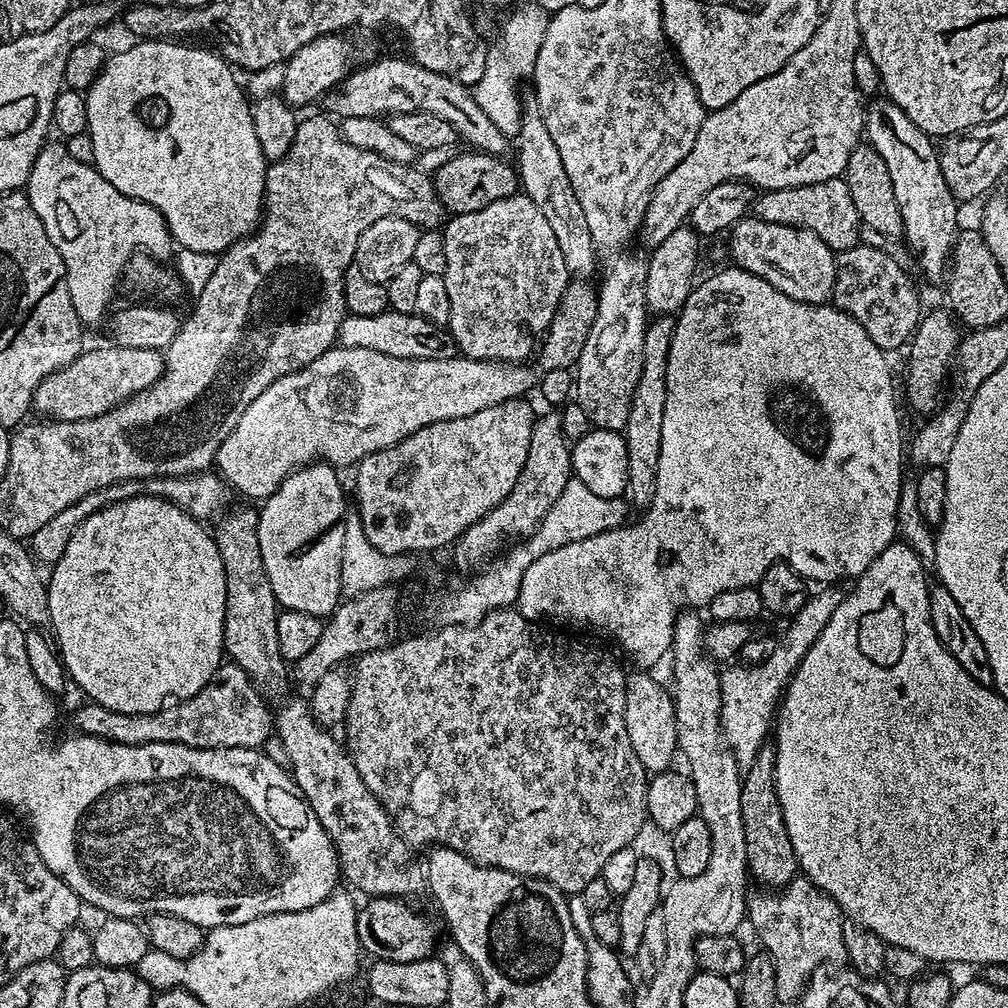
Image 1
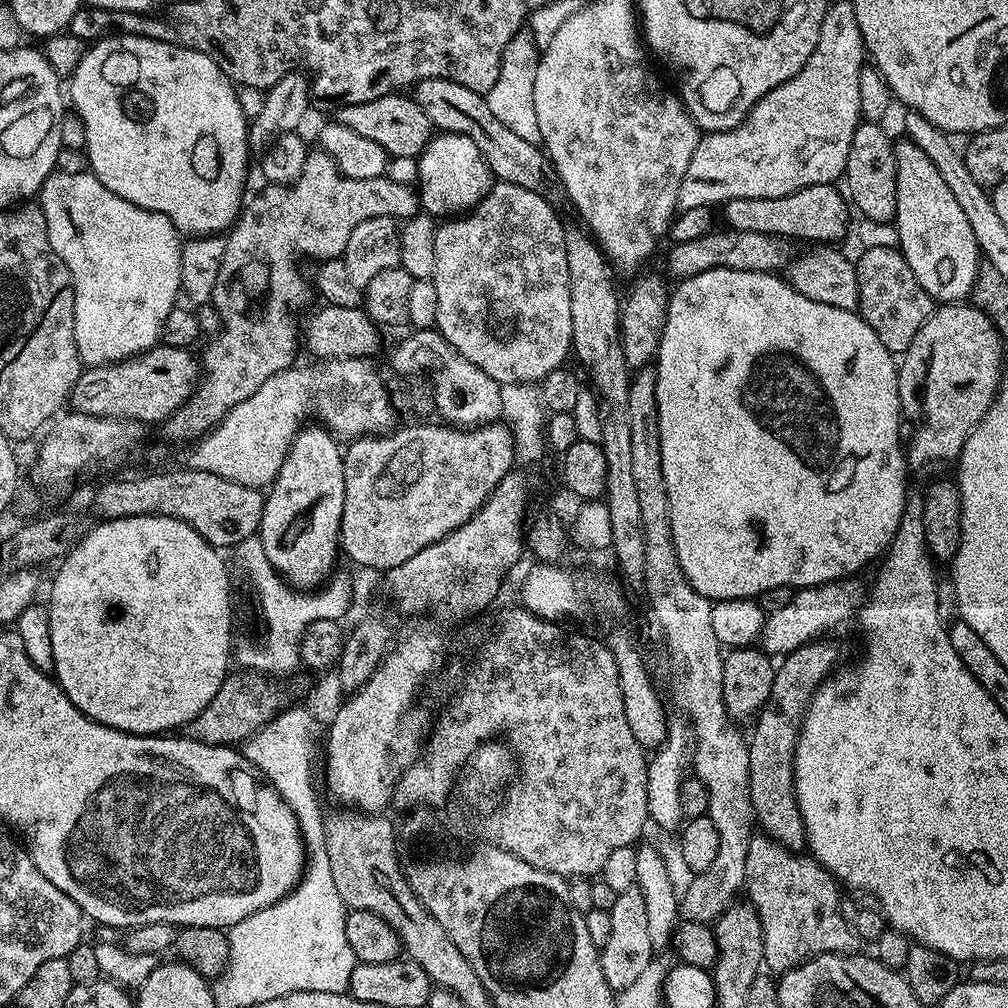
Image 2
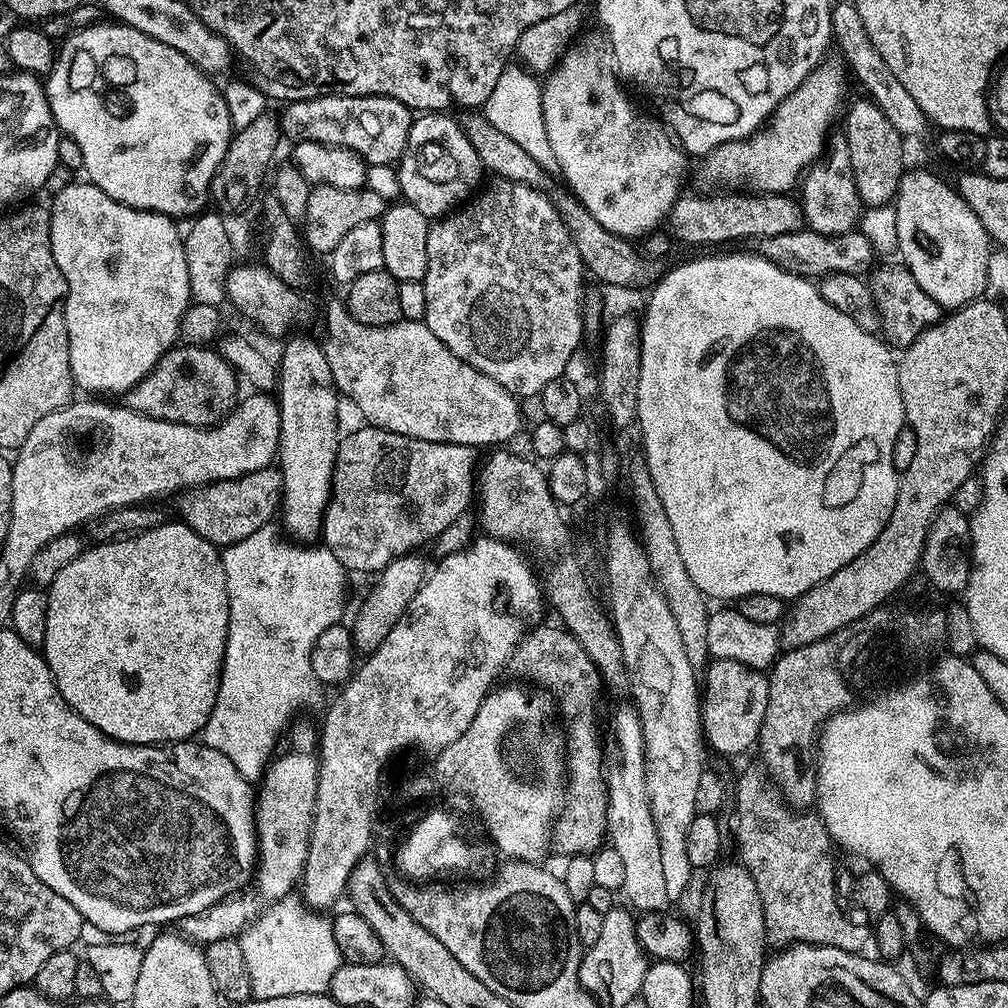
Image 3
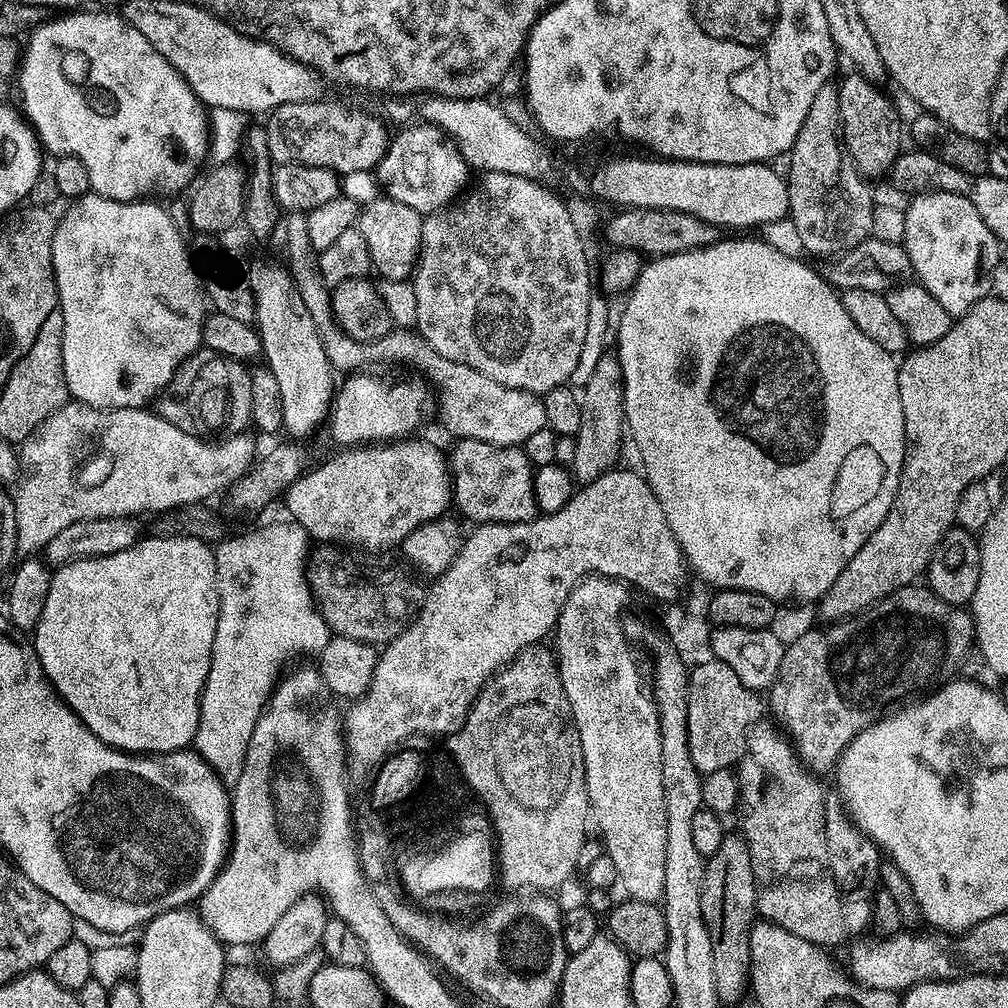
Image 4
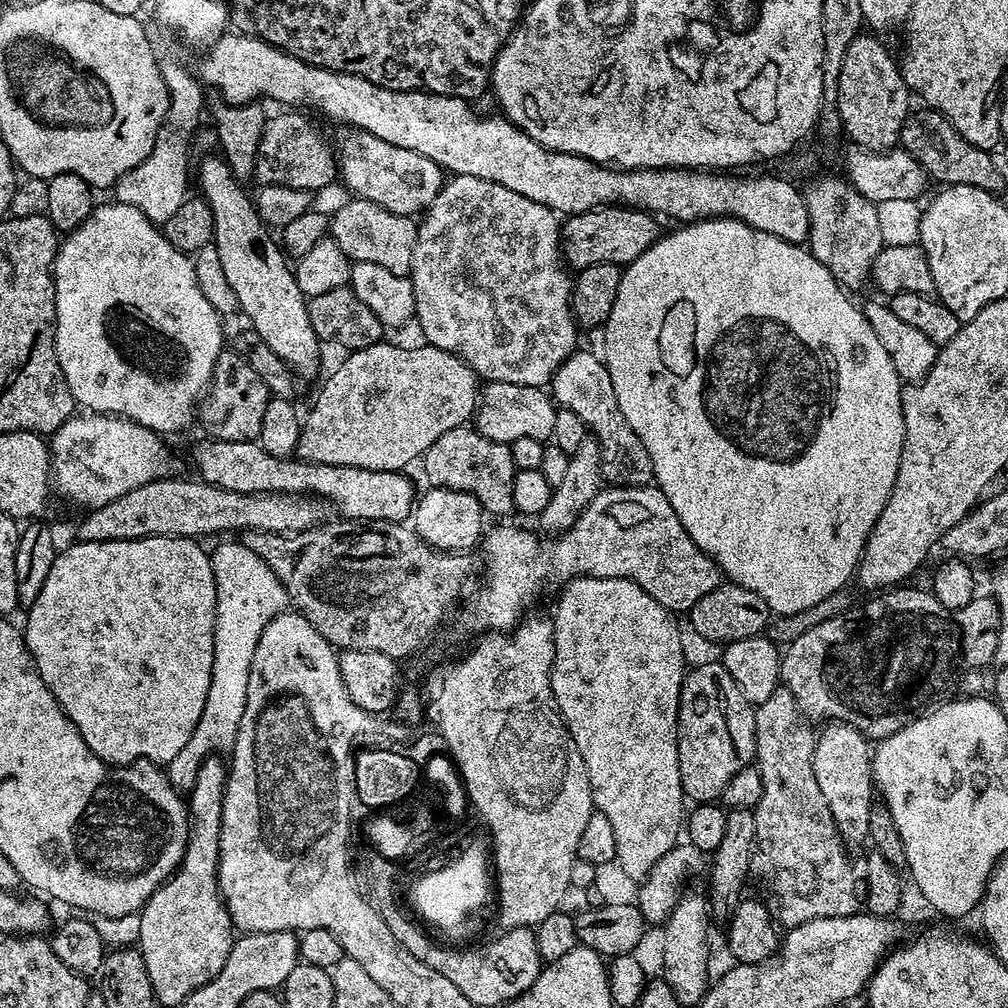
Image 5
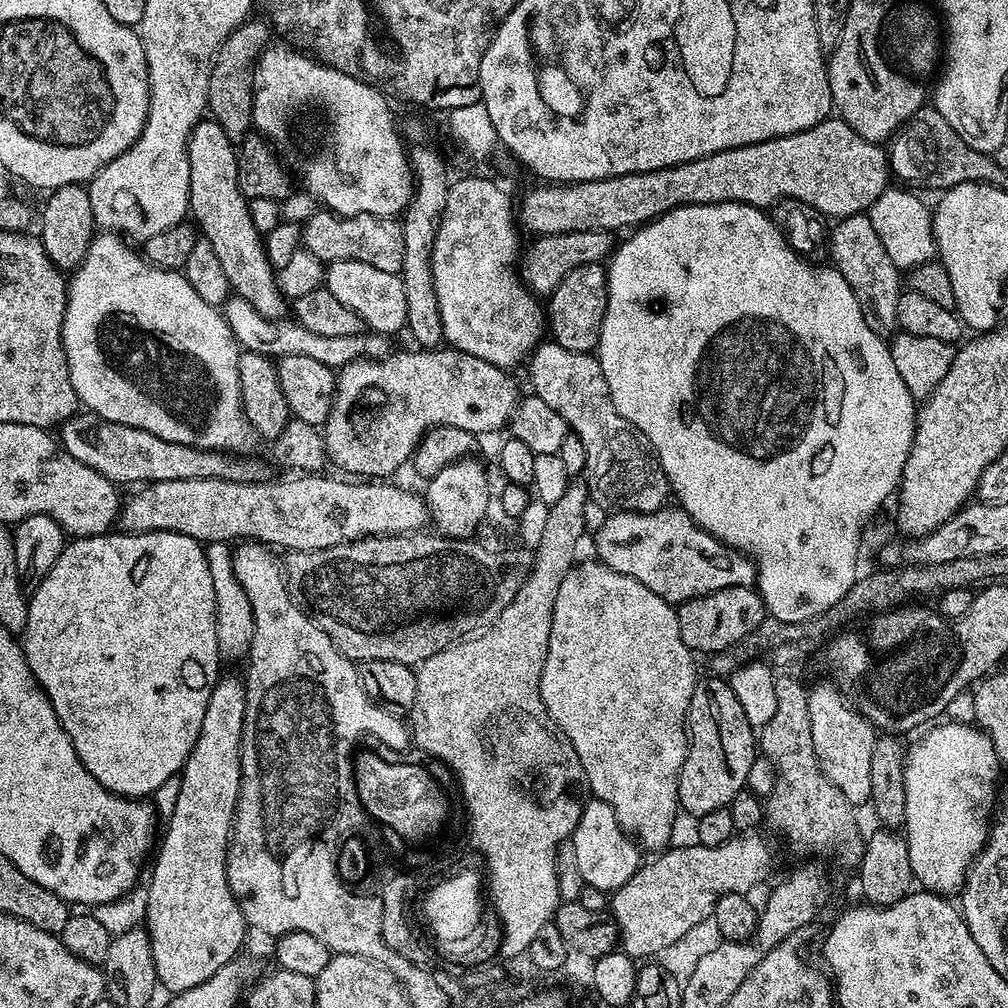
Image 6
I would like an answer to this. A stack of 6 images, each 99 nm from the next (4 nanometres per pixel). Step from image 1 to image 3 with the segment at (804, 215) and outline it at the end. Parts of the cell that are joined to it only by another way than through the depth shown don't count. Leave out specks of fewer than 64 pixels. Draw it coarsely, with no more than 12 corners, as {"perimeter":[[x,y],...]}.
{"perimeter":[[788,194],[681,195],[673,241],[708,250],[805,227]]}

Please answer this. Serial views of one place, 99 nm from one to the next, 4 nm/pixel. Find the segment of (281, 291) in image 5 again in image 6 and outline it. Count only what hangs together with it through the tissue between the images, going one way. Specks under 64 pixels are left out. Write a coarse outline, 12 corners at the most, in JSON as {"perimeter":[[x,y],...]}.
{"perimeter":[[188,139],[188,210],[229,289],[266,319],[286,301],[238,186],[237,145]]}

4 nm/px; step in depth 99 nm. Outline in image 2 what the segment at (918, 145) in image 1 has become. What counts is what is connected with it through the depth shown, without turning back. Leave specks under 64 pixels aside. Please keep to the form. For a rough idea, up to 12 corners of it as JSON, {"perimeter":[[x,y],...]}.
{"perimeter":[[914,141],[896,150],[899,250],[936,302],[964,302],[981,250]]}

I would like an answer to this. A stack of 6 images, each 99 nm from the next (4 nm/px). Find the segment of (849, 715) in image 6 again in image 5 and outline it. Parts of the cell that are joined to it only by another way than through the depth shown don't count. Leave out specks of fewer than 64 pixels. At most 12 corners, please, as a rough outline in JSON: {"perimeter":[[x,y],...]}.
{"perimeter":[[828,722],[814,778],[845,845],[863,841],[874,803],[873,749]]}

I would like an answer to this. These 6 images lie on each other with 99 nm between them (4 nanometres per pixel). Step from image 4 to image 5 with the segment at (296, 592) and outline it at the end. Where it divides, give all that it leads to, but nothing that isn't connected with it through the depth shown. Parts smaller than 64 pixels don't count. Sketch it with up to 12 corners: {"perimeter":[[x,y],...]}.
{"perimeter":[[211,549],[214,666],[202,718],[166,766],[178,790],[231,753],[258,640],[289,611],[254,550]]}

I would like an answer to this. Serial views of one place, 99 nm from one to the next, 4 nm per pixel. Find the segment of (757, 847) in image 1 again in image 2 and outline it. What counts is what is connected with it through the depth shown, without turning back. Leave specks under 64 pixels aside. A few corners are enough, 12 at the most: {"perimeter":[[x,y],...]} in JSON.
{"perimeter":[[820,638],[775,665],[756,713],[748,785],[755,823],[803,849],[794,786],[800,723],[841,663]]}

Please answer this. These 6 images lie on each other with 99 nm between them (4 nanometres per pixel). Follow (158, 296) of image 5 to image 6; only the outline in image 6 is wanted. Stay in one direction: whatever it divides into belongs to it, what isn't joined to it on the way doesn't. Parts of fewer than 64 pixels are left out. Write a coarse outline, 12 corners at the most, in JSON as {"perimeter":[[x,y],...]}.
{"perimeter":[[112,230],[67,281],[76,399],[244,454],[242,348]]}

